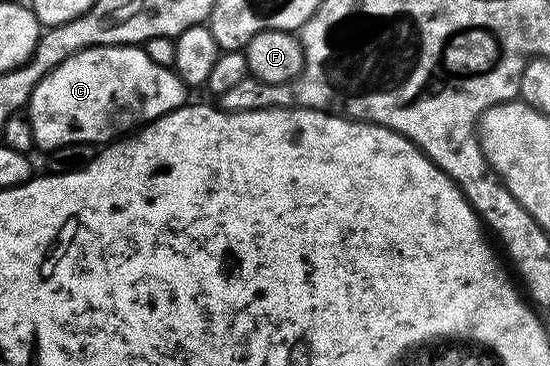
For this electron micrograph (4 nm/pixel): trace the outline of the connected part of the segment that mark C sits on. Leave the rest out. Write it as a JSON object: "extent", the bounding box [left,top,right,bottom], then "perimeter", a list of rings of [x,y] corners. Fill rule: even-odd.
{"extent":[29,44,189,148],"perimeter":[[[118,44],[112,48],[87,48],[57,65],[33,90],[29,119],[35,148],[63,148],[66,144],[106,145],[144,122],[160,120],[165,113],[184,107],[189,100],[187,91],[188,85],[177,71],[157,66],[142,47]]]}

